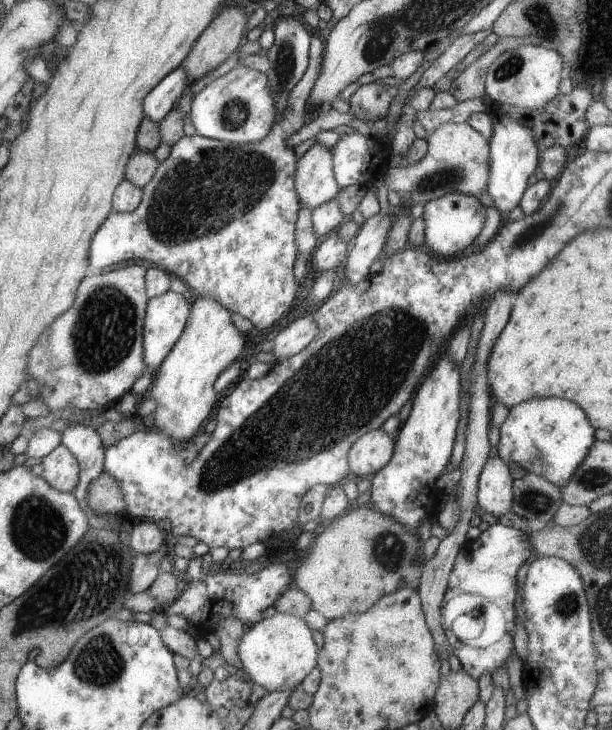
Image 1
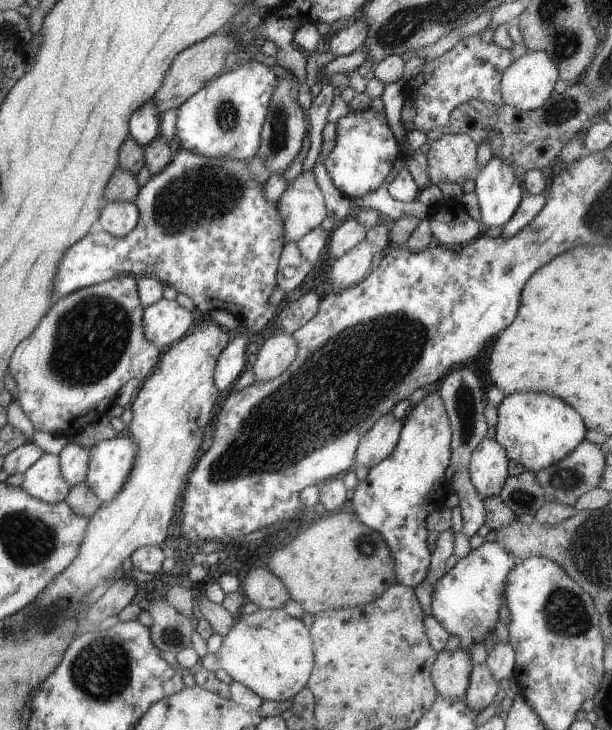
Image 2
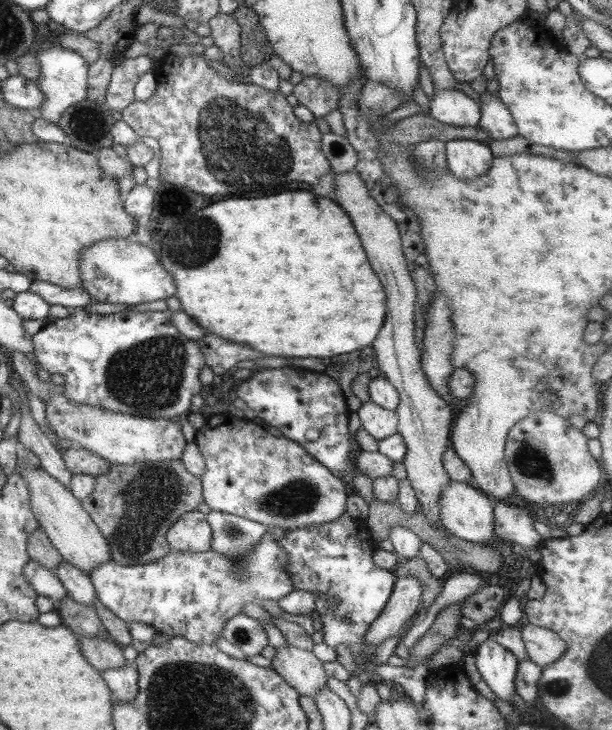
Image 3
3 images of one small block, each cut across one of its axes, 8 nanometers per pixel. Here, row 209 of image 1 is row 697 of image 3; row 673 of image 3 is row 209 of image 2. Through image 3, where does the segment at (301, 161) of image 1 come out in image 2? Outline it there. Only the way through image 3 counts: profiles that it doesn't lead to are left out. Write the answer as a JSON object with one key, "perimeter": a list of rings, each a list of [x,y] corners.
{"perimeter":[[[313,170],[300,172],[276,201],[281,220],[283,245],[297,242],[325,218],[323,195],[313,176]]]}

